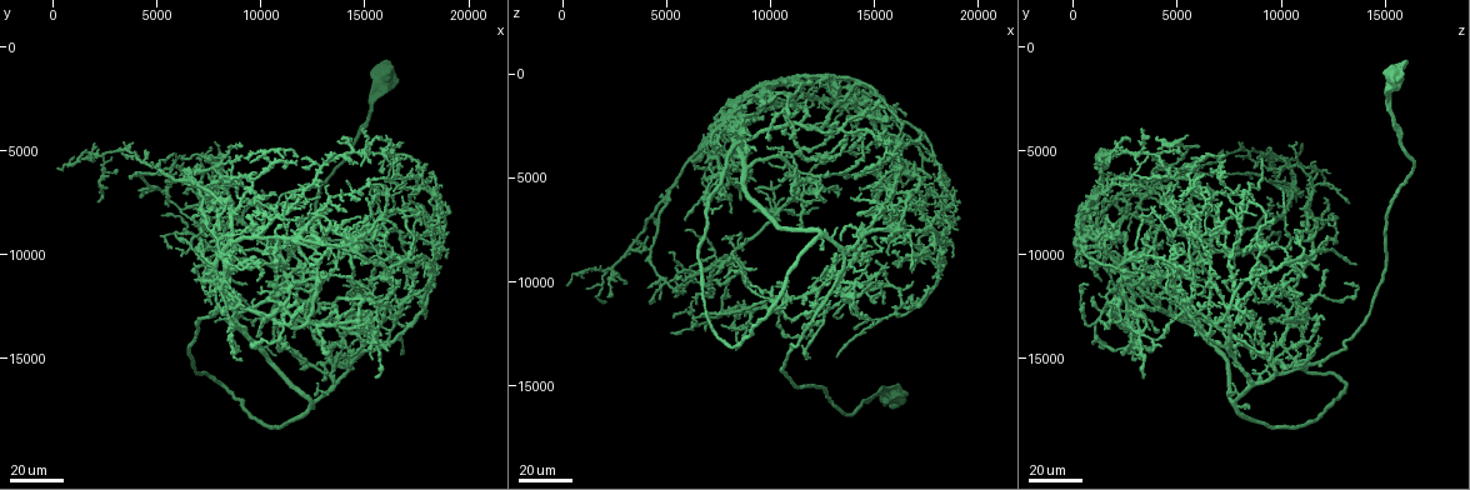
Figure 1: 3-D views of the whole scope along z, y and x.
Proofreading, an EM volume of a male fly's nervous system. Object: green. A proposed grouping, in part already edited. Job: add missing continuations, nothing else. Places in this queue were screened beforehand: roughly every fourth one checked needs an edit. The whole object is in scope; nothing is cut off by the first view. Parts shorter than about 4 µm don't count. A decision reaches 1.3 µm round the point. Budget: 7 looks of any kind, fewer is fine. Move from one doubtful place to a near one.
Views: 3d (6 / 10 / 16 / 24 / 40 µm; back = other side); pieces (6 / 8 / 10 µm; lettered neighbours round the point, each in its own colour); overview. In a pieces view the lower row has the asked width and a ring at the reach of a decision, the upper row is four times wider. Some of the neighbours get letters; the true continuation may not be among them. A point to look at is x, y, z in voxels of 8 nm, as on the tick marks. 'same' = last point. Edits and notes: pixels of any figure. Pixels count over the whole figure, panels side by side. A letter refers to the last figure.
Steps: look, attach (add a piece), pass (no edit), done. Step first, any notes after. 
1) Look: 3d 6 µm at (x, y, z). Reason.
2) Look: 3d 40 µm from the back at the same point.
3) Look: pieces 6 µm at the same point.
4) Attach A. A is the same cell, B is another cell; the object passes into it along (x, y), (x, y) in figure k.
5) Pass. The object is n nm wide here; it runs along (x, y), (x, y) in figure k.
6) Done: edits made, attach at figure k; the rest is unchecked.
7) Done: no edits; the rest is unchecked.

Look: 3d 40 µm at (17700, 8500, 5000). Long arm stops here.

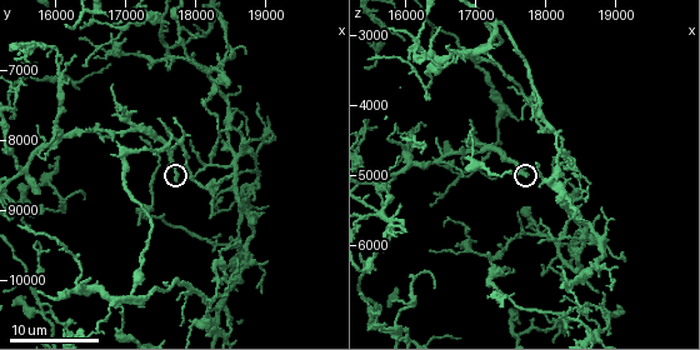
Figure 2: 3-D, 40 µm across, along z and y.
Look: pieces 6 µm at (17700, 8550, 5000).

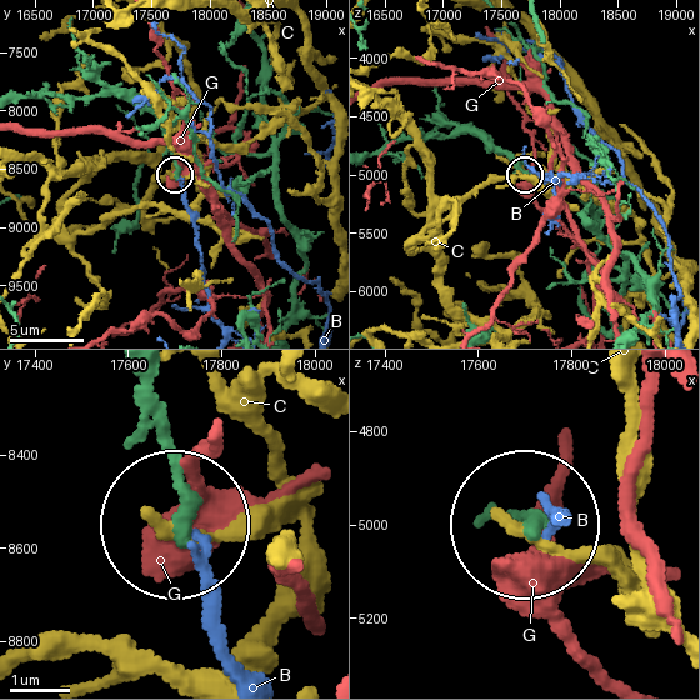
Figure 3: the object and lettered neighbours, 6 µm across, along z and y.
Pass. The object is 230 nm wide here; B, C and G are other cells; it runs along (134, 378), (169, 451), (174, 521) in figure 3; no lettered piece goes on from it.

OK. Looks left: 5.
Look: 3d 24 µm at (11900, 10900, 6300). Thin end.

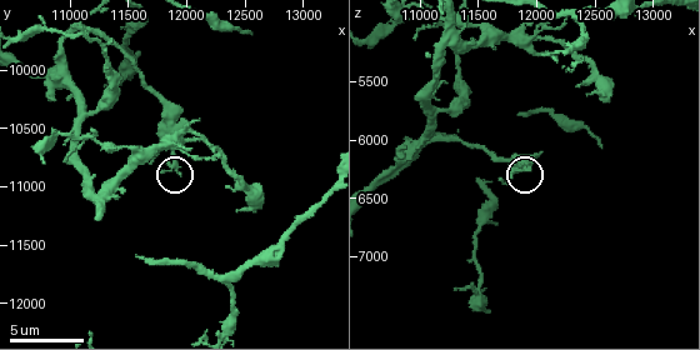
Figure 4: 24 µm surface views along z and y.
Look: pieces 8 µm at (11920, 10900, 6260).

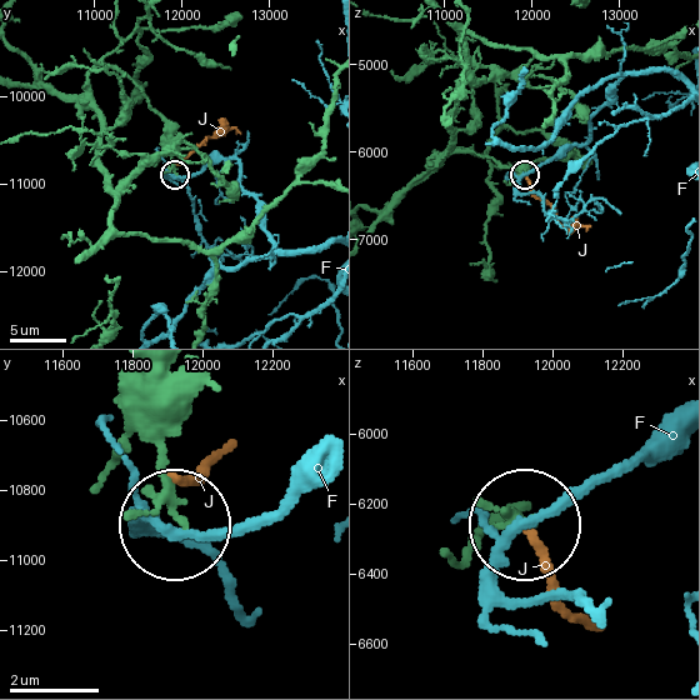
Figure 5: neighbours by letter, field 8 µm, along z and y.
Pass. F and J are other cells; it runs along (133, 375), (174, 518) in figure 5; none of them fits.

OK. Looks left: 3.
Look: 3d 40 µm at (8600, 4800, 6100). An open end.

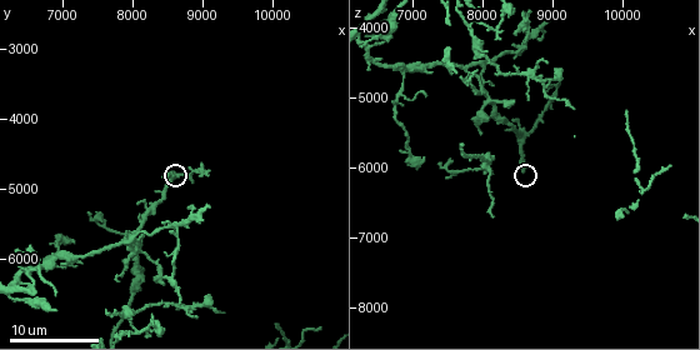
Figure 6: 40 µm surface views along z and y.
Look: pieces 6 µm at the same point.

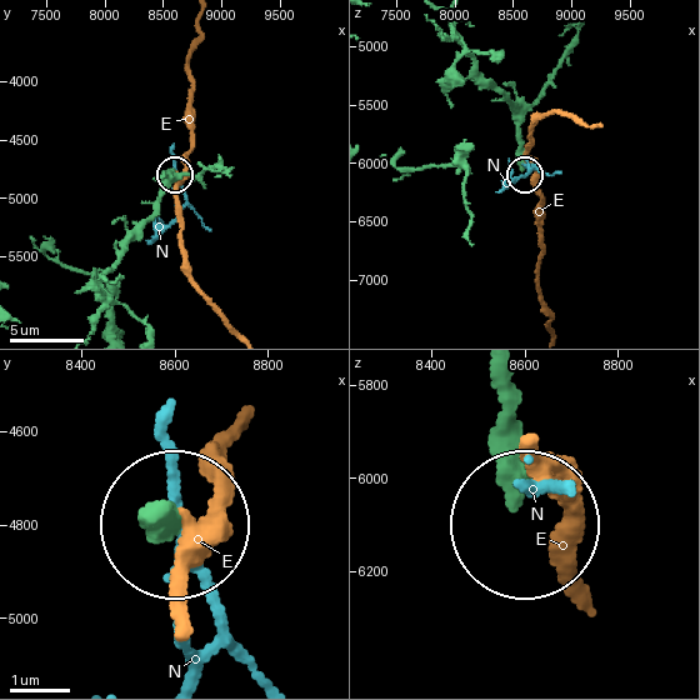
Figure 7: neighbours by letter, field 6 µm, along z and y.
Pass. E and N are other cells; it runs along (510, 374), (520, 503) in figure 7; no lettered piece goes on from it.

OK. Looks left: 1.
Done: no edits; the rest is unchecked.

